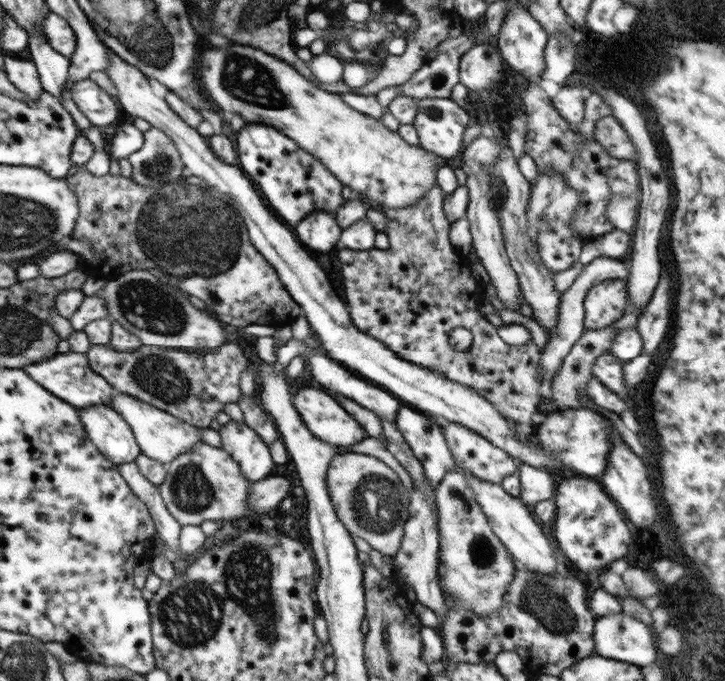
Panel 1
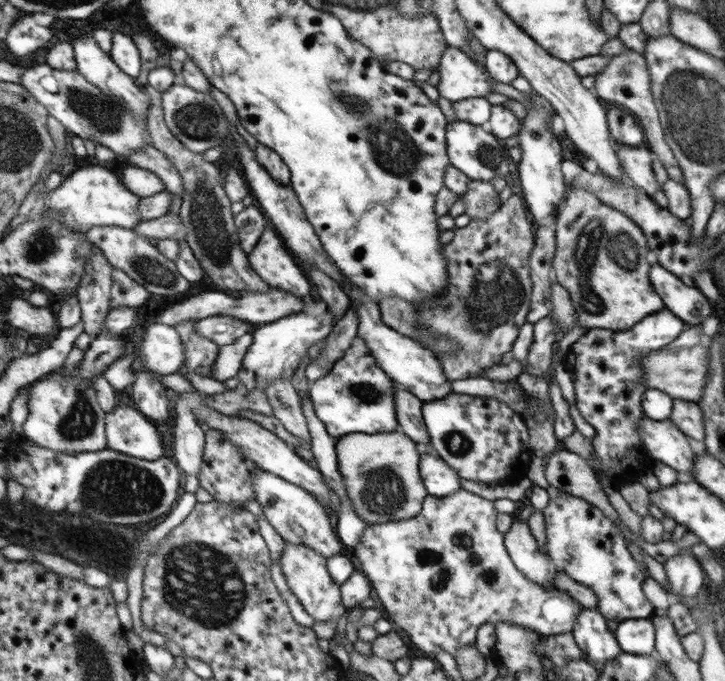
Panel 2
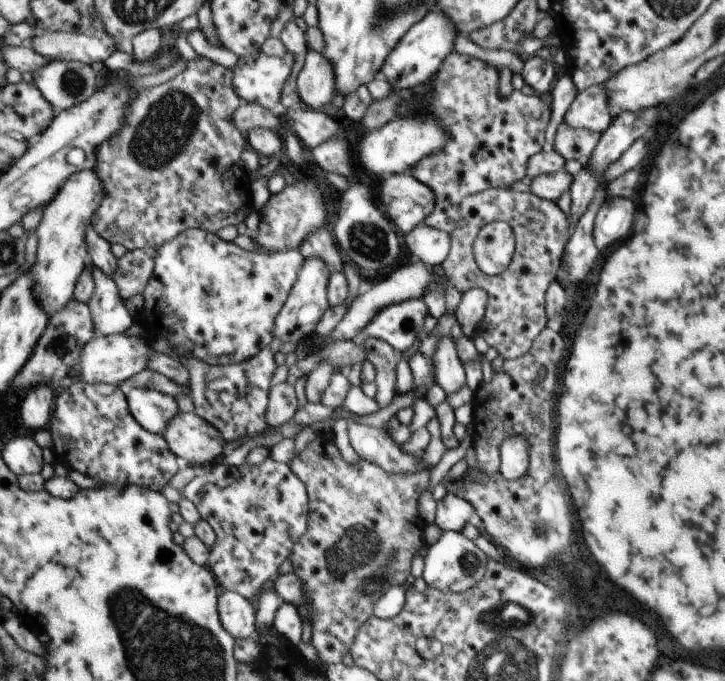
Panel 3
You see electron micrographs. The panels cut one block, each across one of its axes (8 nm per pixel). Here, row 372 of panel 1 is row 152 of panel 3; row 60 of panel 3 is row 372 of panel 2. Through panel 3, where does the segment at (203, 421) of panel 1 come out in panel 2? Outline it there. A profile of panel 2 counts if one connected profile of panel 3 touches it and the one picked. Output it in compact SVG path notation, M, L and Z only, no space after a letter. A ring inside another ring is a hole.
M186 321L176 325L179 336L183 340L183 370L198 376L211 378L210 369L218 357L219 346L194 331L196 321Z

